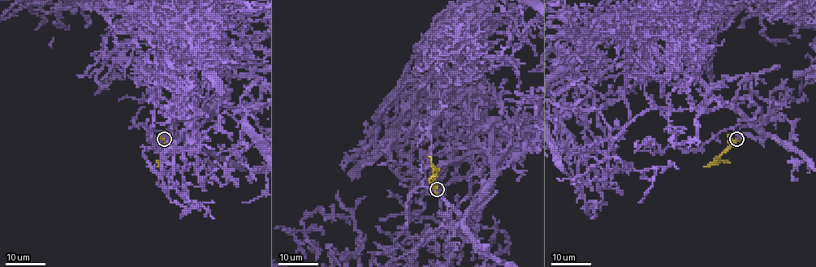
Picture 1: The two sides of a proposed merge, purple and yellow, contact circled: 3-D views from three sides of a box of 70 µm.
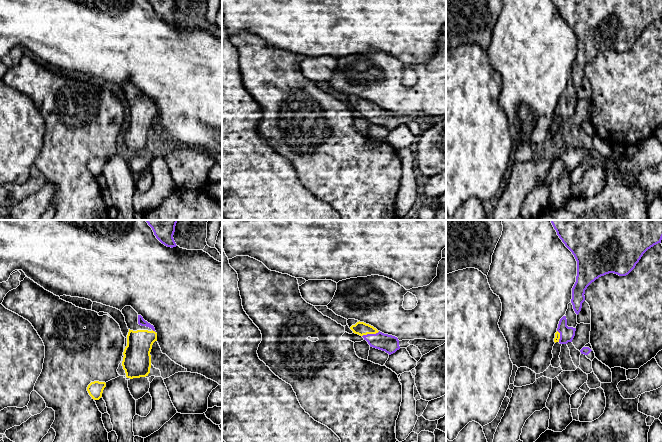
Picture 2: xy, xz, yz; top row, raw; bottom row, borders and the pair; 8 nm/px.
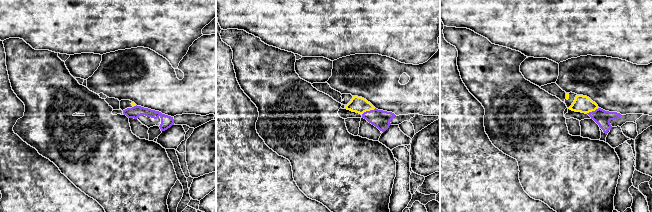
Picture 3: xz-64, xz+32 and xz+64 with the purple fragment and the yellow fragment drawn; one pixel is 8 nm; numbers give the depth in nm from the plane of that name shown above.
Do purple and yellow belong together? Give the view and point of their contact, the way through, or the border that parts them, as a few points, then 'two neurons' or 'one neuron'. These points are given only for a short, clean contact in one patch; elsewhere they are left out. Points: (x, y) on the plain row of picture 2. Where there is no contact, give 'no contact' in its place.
xz (370, 110) | across xz (390, 120), (380, 117), (370, 110), (360, 104) | one neuron

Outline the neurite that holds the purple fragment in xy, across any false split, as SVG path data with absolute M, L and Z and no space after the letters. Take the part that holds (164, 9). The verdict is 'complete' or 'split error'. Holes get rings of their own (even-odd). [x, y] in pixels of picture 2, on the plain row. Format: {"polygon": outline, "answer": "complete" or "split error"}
{"polygon": "M148 0L156 14L167 23L176 23L173 11L176 0Z", "answer": "complete"}

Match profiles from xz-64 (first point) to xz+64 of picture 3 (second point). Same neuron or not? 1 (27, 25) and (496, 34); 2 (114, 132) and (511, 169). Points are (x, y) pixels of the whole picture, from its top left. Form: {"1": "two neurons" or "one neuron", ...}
{"1": "one neuron", "2": "two neurons"}

